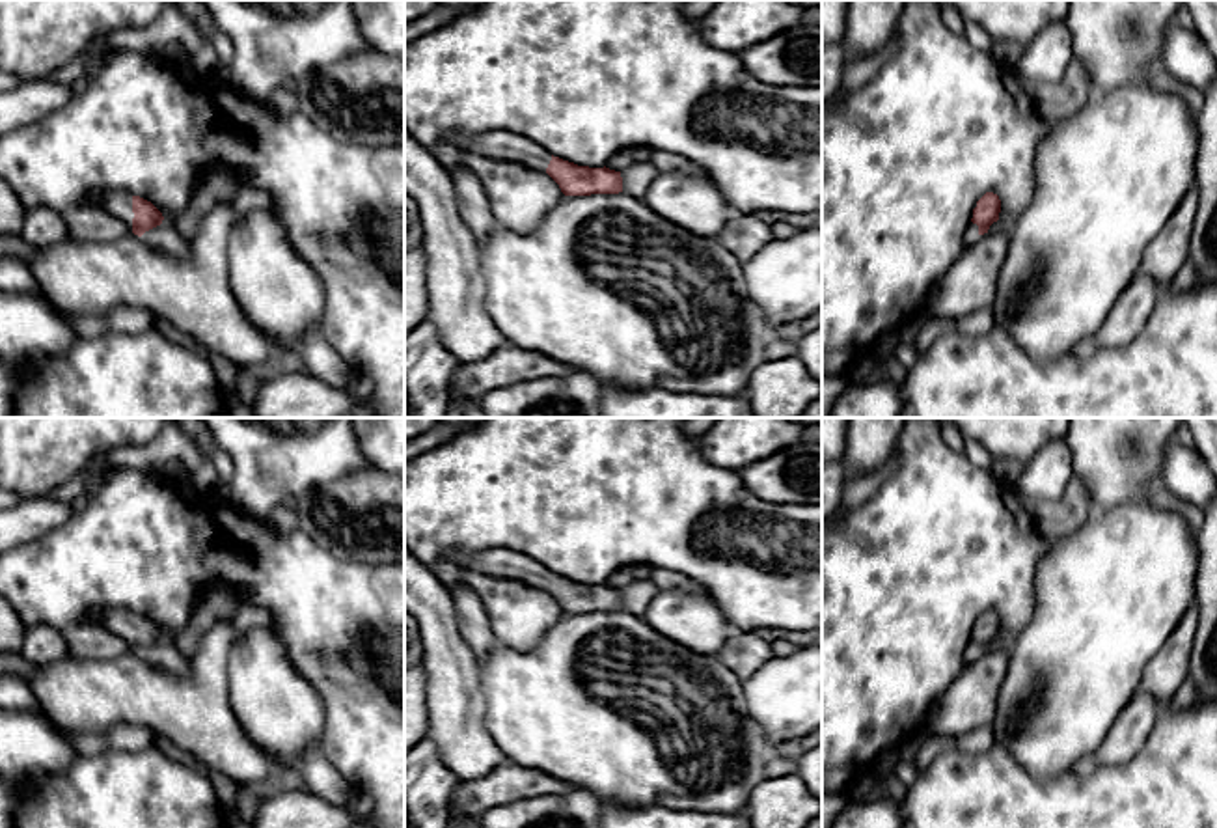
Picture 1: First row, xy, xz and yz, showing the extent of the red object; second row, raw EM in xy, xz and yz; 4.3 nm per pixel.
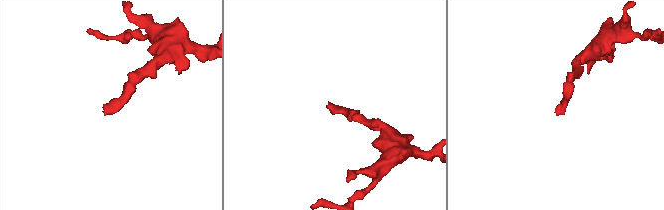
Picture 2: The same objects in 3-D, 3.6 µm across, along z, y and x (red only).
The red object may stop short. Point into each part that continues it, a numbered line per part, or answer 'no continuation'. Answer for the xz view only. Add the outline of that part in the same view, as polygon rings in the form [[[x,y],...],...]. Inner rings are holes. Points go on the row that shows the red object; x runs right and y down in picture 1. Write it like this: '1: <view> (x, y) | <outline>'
1: xz (494, 144) | [[[488,131],[477,136],[455,136],[455,140],[488,159],[514,160],[537,172],[546,172],[552,153],[537,142],[509,131]]]

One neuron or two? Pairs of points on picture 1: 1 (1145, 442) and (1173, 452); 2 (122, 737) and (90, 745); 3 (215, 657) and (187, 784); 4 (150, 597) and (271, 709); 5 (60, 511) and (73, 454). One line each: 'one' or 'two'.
1: two
2: one
3: two
4: two
5: two

